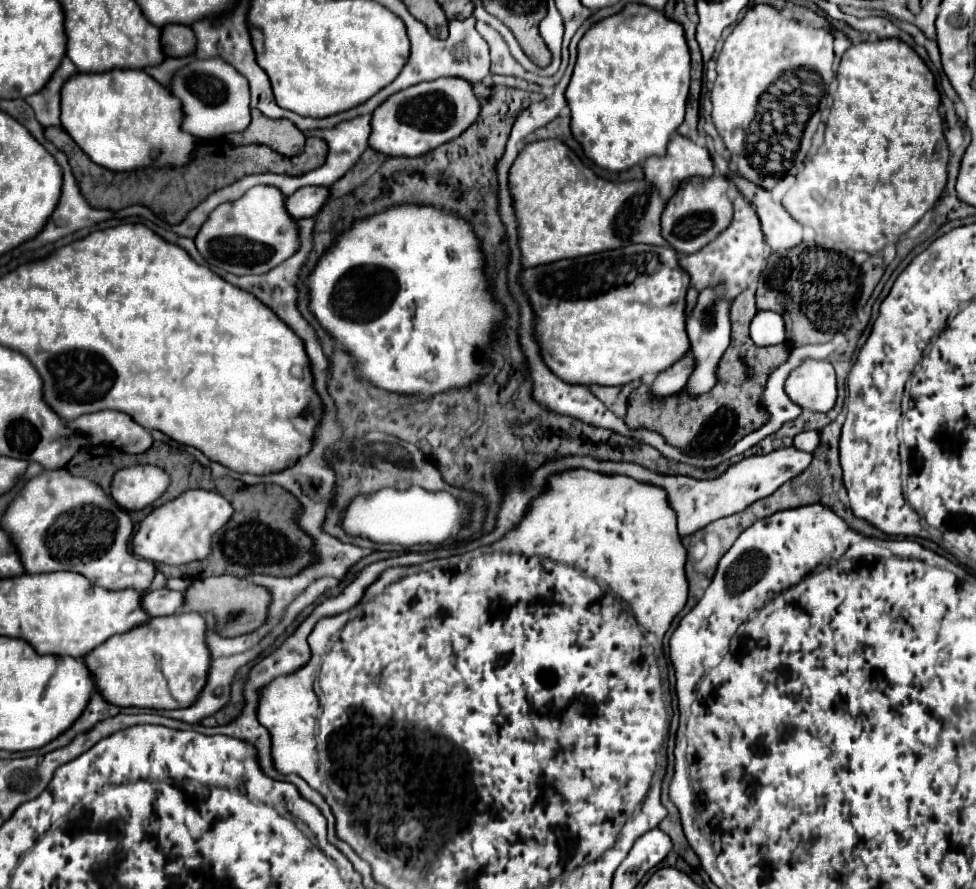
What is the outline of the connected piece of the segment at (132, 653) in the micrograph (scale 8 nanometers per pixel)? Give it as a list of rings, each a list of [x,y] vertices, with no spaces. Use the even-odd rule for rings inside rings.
[[[198,612],[152,618],[142,628],[134,628],[124,636],[112,636],[112,640],[106,640],[88,654],[84,662],[100,694],[110,704],[152,710],[188,708],[196,702],[196,696],[200,696],[212,664],[206,644],[206,620]],[[156,620],[168,620],[168,624],[156,624]]]

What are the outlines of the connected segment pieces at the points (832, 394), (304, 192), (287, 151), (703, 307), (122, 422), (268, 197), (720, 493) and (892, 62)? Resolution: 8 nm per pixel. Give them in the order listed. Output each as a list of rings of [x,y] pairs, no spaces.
[[[806,360],[786,380],[786,394],[812,412],[830,412],[836,404],[836,376],[828,360]]]
[[[304,186],[304,188],[296,190],[292,196],[288,196],[286,208],[296,220],[300,220],[306,216],[316,216],[316,212],[320,212],[320,208],[326,204],[328,198],[330,198],[330,188]]]
[[[252,110],[252,122],[244,132],[228,134],[226,138],[234,146],[266,144],[284,156],[302,154],[306,144],[306,136],[290,120],[272,120],[260,110]]]
[[[722,288],[704,290],[698,296],[698,304],[686,322],[686,330],[688,330],[688,338],[690,338],[690,352],[694,356],[694,370],[688,378],[688,384],[684,386],[686,396],[698,398],[702,394],[708,394],[714,388],[714,384],[718,382],[718,362],[730,344],[728,306],[730,304],[722,298]]]
[[[116,410],[84,414],[76,422],[72,422],[72,428],[88,434],[94,444],[96,442],[114,444],[116,448],[130,454],[146,452],[152,446],[152,436],[128,414]]]
[[[254,186],[236,202],[220,204],[194,238],[198,252],[210,266],[232,274],[264,274],[300,250],[298,222],[284,212],[286,196],[276,186]]]
[[[792,446],[792,448],[780,448],[780,450],[764,454],[764,456],[744,458],[738,464],[730,466],[716,480],[694,480],[688,476],[660,476],[660,474],[654,474],[642,466],[626,464],[626,462],[598,462],[594,458],[588,458],[588,456],[570,456],[570,458],[552,460],[550,462],[550,476],[564,472],[564,470],[586,468],[586,470],[600,472],[600,474],[622,474],[622,476],[630,476],[630,478],[644,482],[644,484],[654,484],[654,486],[666,490],[668,504],[672,506],[672,510],[676,512],[676,518],[678,518],[678,534],[680,534],[680,538],[684,538],[684,536],[690,536],[692,532],[708,526],[710,522],[714,522],[718,518],[726,518],[726,516],[742,512],[754,500],[770,496],[784,482],[788,482],[788,480],[796,478],[800,472],[804,472],[804,468],[808,468],[810,462],[812,462],[810,452],[800,452],[798,448]]]
[[[882,38],[876,42],[860,42],[850,46],[842,60],[840,60],[840,68],[838,68],[838,92],[834,94],[834,104],[828,116],[828,124],[826,124],[826,134],[824,134],[824,142],[820,146],[820,150],[816,152],[816,156],[812,158],[812,164],[794,164],[788,169],[784,176],[768,175],[766,177],[760,171],[756,170],[756,185],[772,191],[774,186],[782,182],[782,204],[788,210],[788,214],[798,220],[804,226],[814,228],[816,232],[828,236],[834,242],[842,242],[848,248],[856,250],[856,252],[866,252],[866,254],[876,254],[882,248],[886,248],[888,244],[896,242],[900,238],[900,234],[908,232],[932,206],[934,202],[940,198],[944,186],[946,186],[946,164],[948,164],[948,142],[944,136],[944,118],[940,116],[940,92],[936,90],[936,82],[932,72],[928,70],[928,66],[924,64],[924,60],[902,40],[898,38]]]

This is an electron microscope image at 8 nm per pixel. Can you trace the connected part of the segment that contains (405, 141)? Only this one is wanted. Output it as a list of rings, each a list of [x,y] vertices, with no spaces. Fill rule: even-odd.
[[[432,80],[390,96],[372,114],[370,146],[388,156],[420,156],[432,152],[440,144],[458,138],[470,128],[482,108],[482,100],[474,94],[468,80]]]

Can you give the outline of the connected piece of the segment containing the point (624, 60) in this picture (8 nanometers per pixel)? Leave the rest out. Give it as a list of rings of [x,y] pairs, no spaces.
[[[628,4],[620,14],[594,24],[578,44],[578,60],[566,88],[572,136],[582,146],[586,158],[610,172],[624,172],[650,156],[664,156],[670,136],[684,120],[688,88],[690,52],[682,26],[662,12]]]

